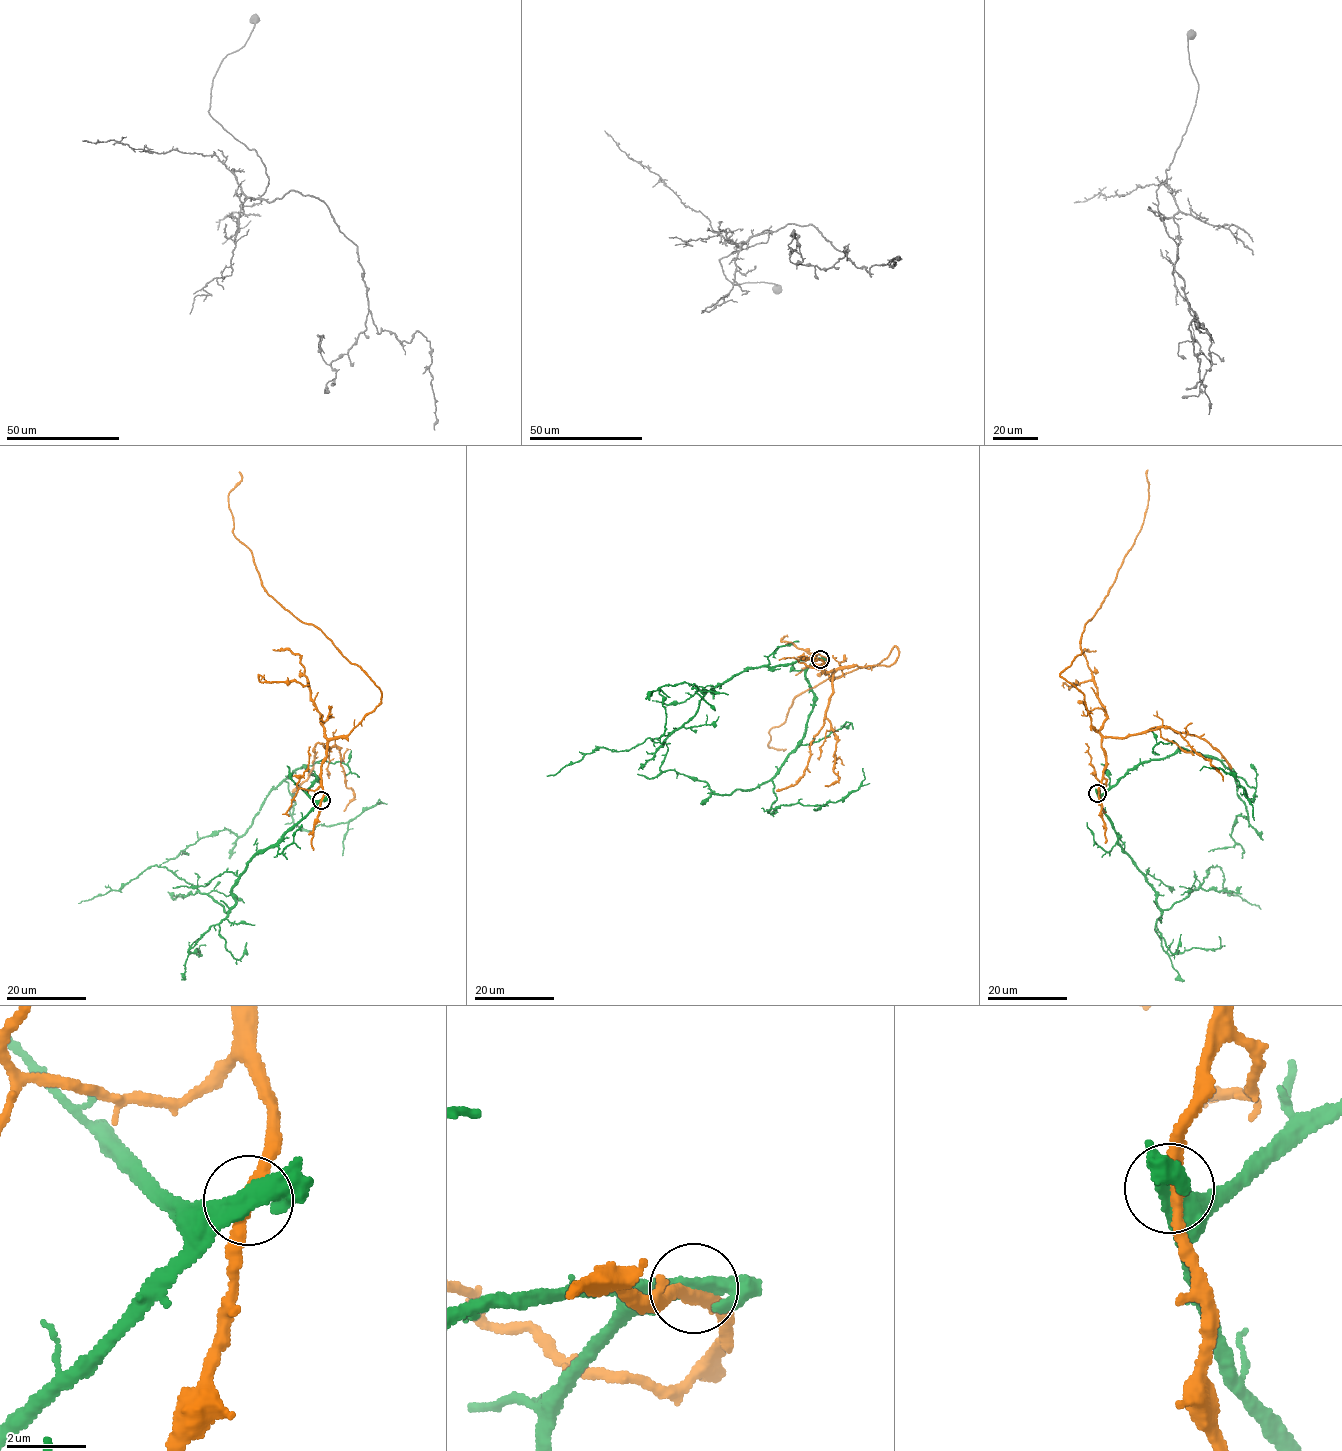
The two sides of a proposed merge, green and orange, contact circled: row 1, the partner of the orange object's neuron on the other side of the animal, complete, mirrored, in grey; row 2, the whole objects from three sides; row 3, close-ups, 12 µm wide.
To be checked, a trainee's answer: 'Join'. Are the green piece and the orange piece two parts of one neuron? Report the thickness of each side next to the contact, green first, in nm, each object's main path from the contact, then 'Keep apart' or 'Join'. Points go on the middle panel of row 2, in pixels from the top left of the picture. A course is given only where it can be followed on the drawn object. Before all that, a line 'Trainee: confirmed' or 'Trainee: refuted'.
Trainee: refuted
Thickness 400 nm (green) against 300 nm. Course of green: (820, 659), (747, 668), (706, 693), (697, 710), (667, 735), (648, 738), (618, 751), (597, 748), (546, 775). Course of orange: (820, 659), (825, 673), (889, 666), (899, 649), (796, 696), (786, 719), (769, 731), (769, 747), (784, 751). Keep apart

